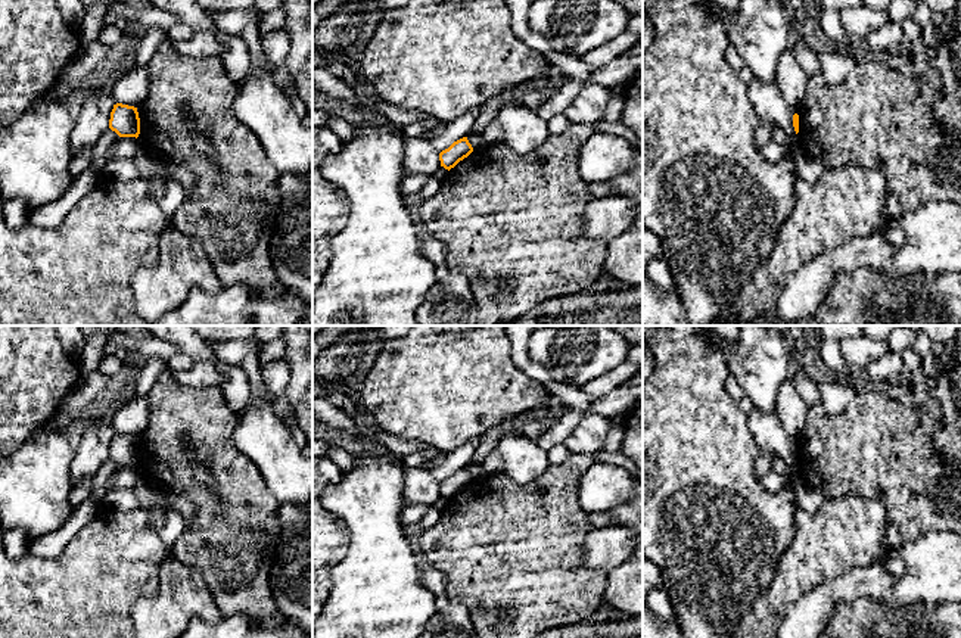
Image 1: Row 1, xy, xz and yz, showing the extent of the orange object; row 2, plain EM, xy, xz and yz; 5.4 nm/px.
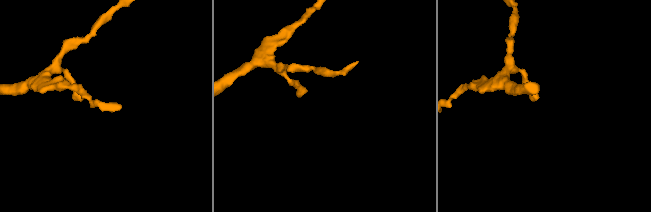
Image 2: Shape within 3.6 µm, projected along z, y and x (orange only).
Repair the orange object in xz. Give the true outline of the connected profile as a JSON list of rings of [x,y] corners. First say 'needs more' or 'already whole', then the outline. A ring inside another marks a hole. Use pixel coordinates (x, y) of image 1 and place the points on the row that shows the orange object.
already whole; [[[463,137],[439,153],[441,166],[450,171],[472,152],[472,144],[469,143],[467,137]]]

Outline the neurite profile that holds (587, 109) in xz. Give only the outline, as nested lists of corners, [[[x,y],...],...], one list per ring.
[[[600,84],[584,85],[575,100],[563,111],[572,122],[584,127],[594,127],[604,119],[604,109],[609,102],[609,88]]]

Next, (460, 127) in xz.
[[[482,106],[452,119],[451,122],[447,122],[444,131],[430,140],[435,150],[441,153],[454,141],[467,137],[480,111]]]

